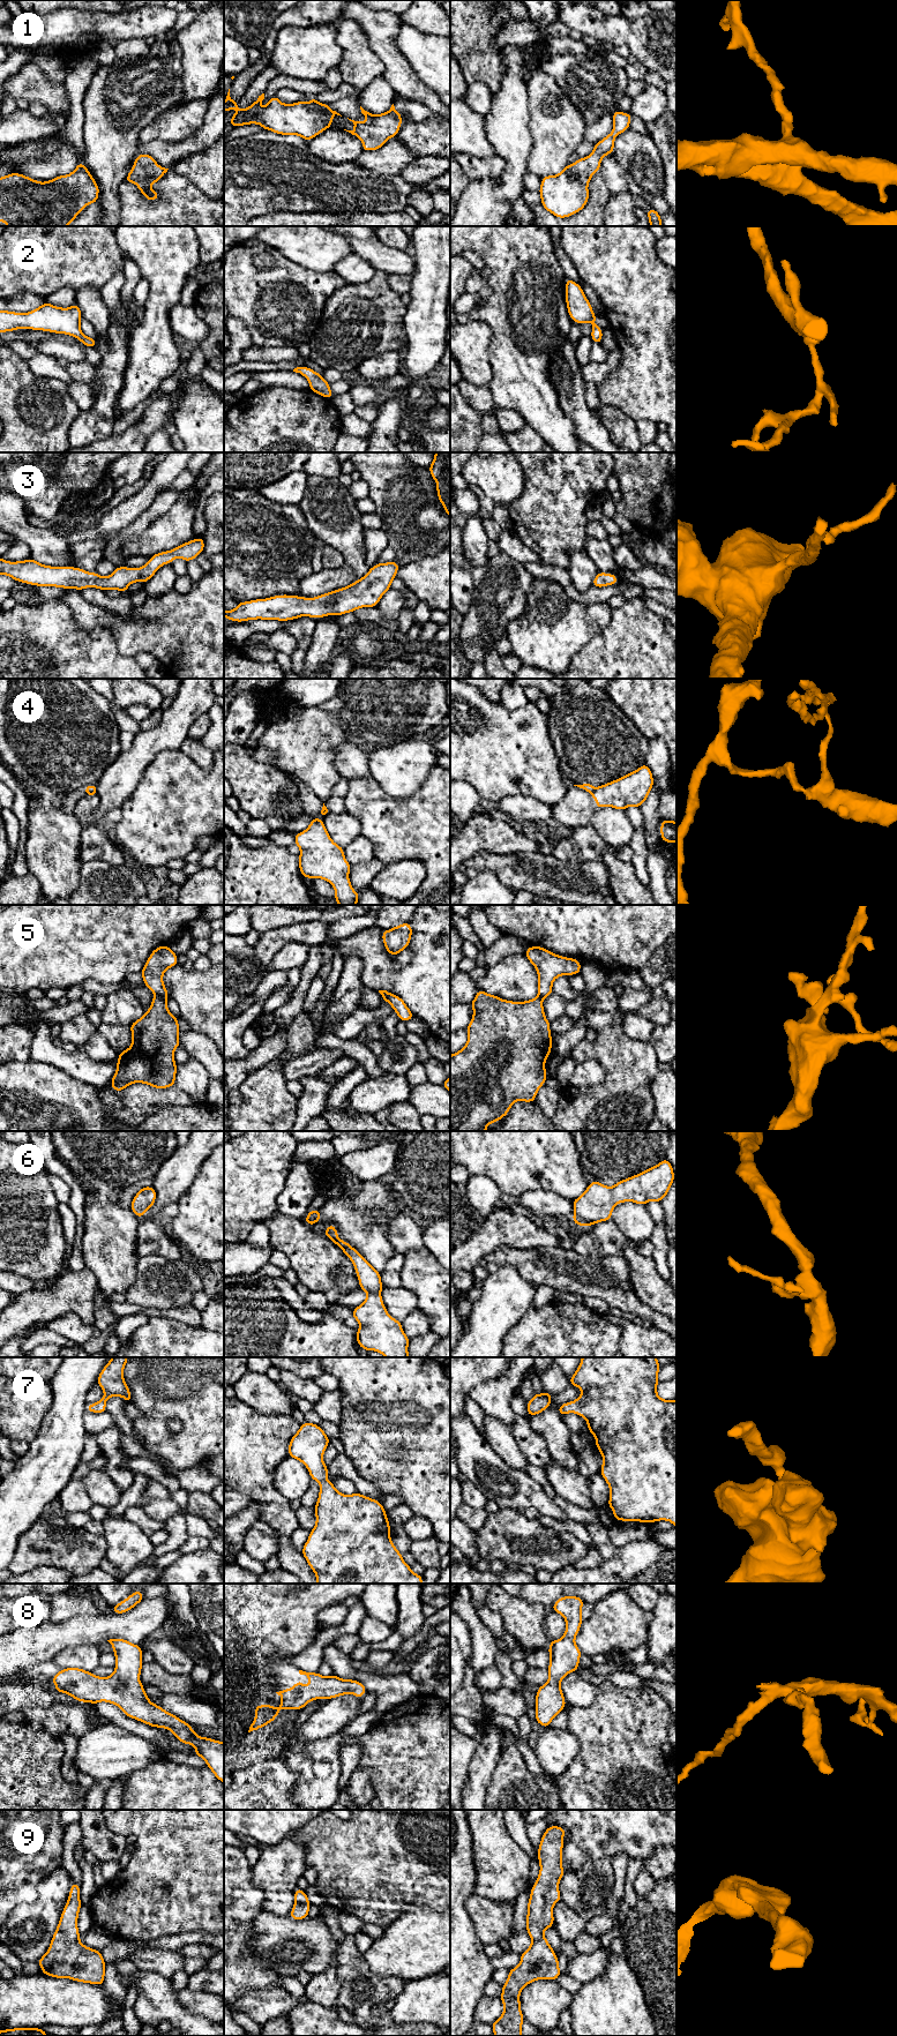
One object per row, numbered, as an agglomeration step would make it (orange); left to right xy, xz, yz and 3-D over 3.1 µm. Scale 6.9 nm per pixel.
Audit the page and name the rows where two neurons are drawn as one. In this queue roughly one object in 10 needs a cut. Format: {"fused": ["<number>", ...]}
{"fused": ["4", "5"]}

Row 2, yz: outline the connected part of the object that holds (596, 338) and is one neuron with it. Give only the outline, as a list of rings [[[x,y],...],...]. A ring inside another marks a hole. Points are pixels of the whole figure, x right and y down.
[[[566,278],[566,304],[568,308],[568,315],[570,319],[578,324],[591,322],[591,339],[593,343],[600,344],[603,339],[603,329],[595,323],[597,316],[585,297],[580,284],[574,280]]]

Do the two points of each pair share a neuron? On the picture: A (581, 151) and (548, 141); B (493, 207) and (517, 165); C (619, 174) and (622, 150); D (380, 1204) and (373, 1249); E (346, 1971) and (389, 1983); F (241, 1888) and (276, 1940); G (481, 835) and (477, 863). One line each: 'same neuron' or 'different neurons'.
A: different neurons
B: same neuron
C: different neurons
D: same neuron
E: same neuron
F: different neurons
G: different neurons

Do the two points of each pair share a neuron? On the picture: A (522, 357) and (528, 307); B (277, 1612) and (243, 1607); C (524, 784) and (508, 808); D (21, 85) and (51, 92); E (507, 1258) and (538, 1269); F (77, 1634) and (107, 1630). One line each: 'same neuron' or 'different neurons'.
A: same neuron
B: same neuron
C: different neurons
D: same neuron
E: same neuron
F: same neuron

